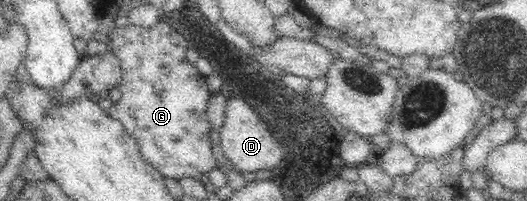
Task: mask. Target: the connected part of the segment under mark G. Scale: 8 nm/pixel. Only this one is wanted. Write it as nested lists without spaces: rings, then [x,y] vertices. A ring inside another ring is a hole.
[[[159,19],[149,28],[133,24],[115,27],[109,38],[107,49],[120,60],[123,74],[118,86],[121,98],[107,110],[108,116],[123,124],[125,131],[138,143],[142,158],[163,177],[177,180],[191,177],[203,184],[210,183],[208,173],[217,167],[209,138],[212,128],[206,114],[207,101],[213,92],[207,88],[206,77],[186,60],[188,46],[185,38],[165,19]]]

